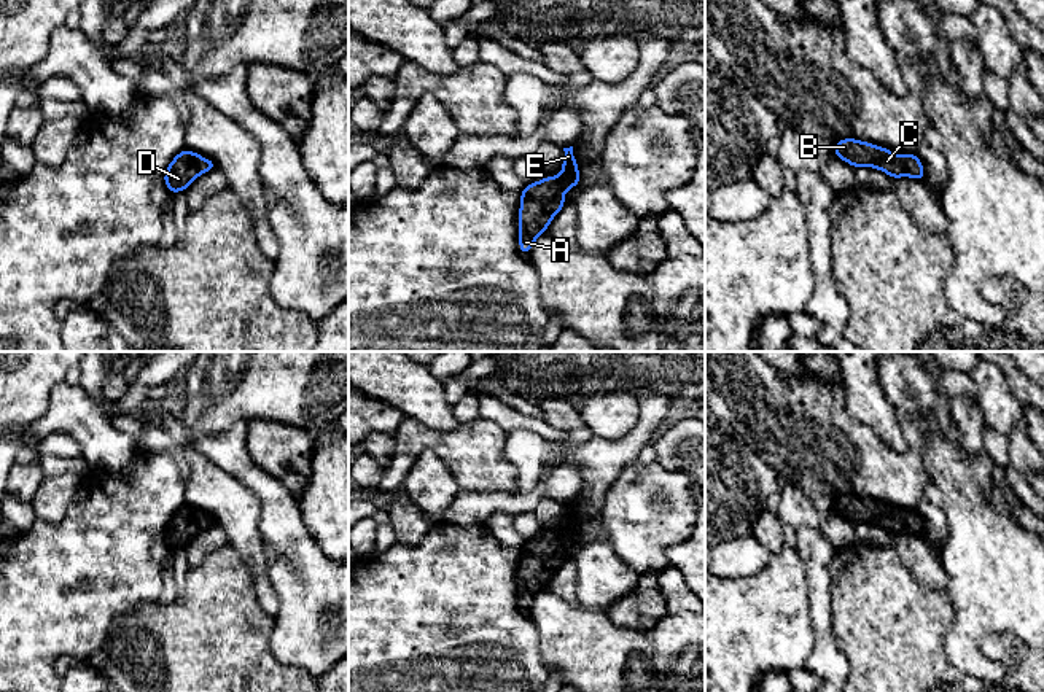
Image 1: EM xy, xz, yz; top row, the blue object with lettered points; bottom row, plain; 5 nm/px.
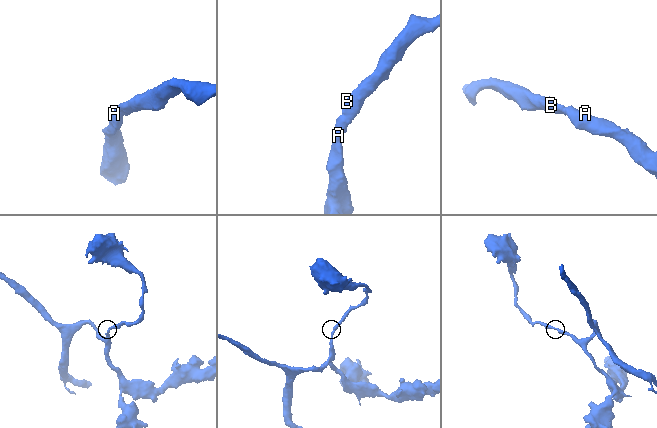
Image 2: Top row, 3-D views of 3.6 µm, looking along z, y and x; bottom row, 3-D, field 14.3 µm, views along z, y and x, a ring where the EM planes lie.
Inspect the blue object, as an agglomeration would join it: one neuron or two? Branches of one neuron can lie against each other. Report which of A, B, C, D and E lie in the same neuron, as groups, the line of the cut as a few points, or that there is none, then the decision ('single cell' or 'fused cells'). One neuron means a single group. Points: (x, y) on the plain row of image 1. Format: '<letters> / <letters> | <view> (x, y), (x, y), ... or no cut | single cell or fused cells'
A B C D E | no cut | single cell

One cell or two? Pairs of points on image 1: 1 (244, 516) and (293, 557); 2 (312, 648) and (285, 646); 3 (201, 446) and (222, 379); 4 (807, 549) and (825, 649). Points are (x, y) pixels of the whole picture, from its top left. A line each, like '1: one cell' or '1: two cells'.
1: two cells
2: one cell
3: two cells
4: one cell

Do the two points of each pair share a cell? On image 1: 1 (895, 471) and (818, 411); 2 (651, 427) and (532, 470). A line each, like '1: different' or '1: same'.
1: same
2: same

